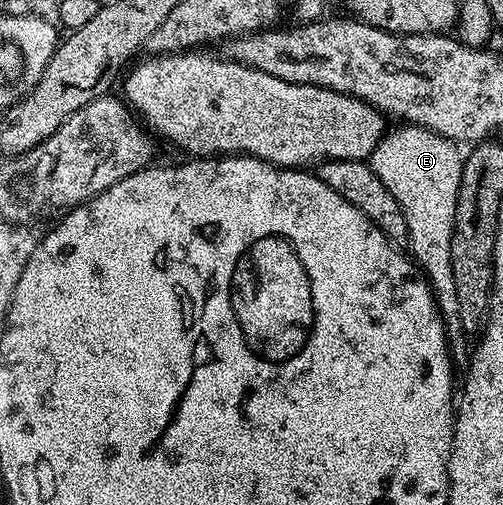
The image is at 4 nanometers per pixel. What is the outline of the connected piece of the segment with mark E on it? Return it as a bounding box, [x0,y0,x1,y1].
[367,124,463,343]

